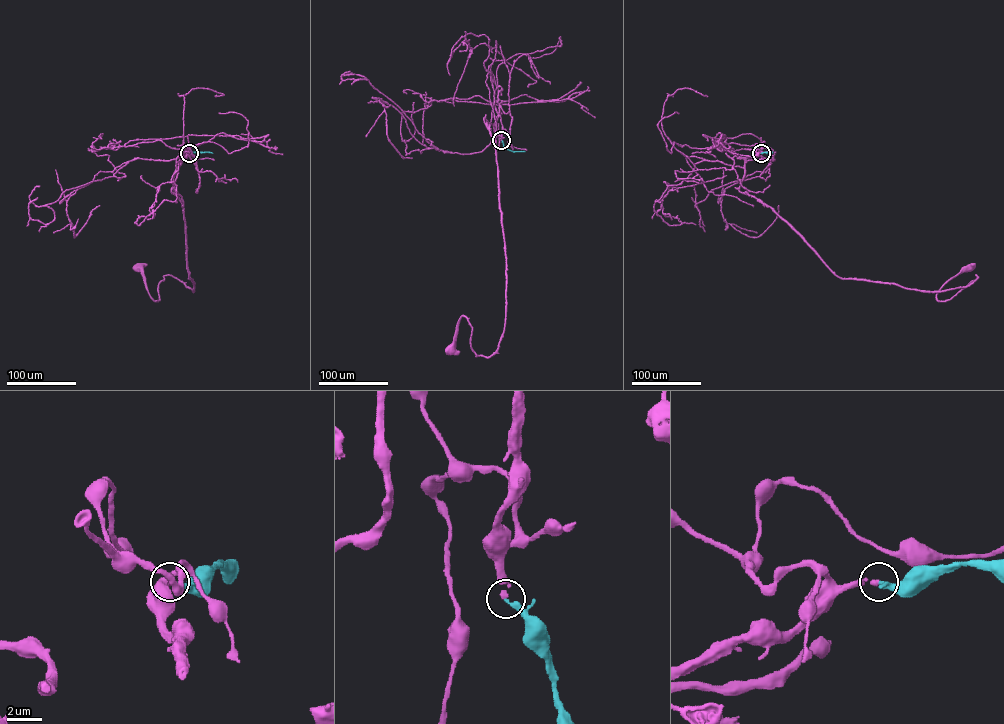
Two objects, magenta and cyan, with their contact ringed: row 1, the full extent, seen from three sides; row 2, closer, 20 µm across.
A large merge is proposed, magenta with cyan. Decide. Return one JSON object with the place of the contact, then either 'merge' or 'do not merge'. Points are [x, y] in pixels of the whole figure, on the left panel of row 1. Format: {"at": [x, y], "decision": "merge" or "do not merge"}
{"at": [189, 153], "decision": "merge"}

